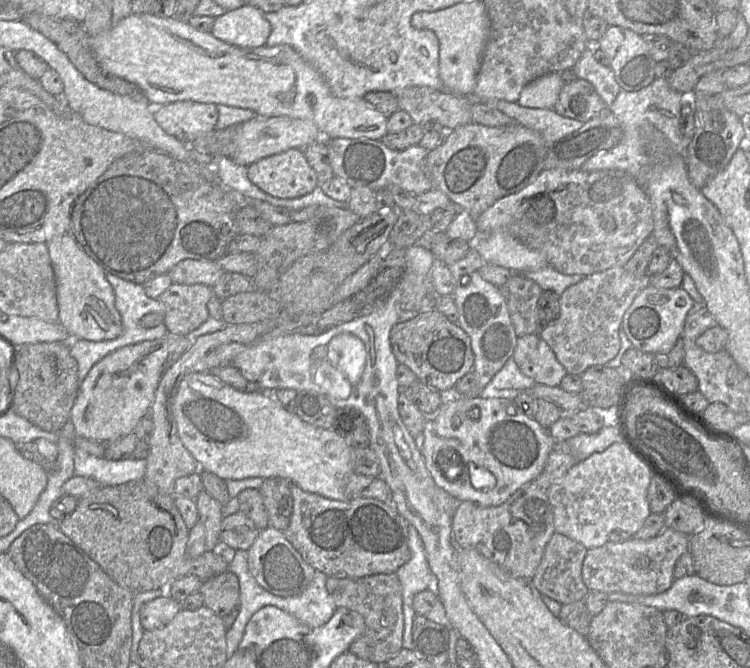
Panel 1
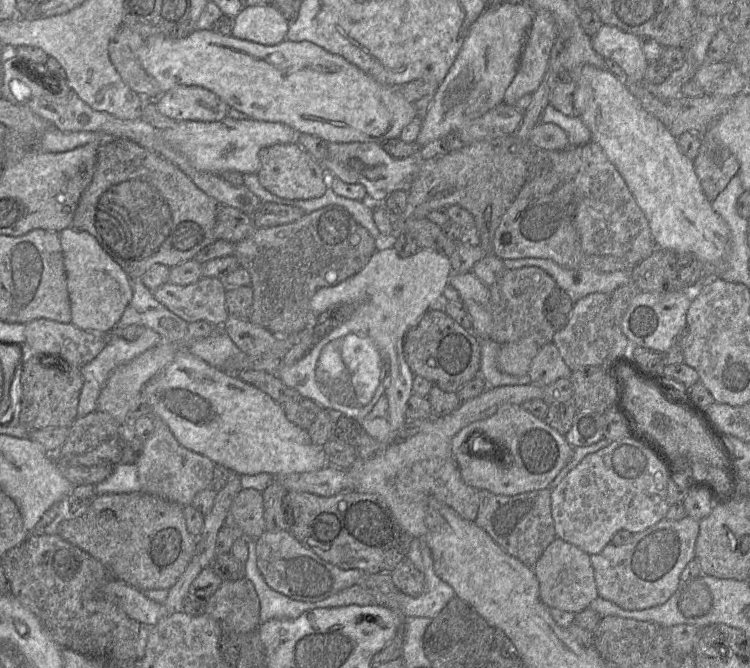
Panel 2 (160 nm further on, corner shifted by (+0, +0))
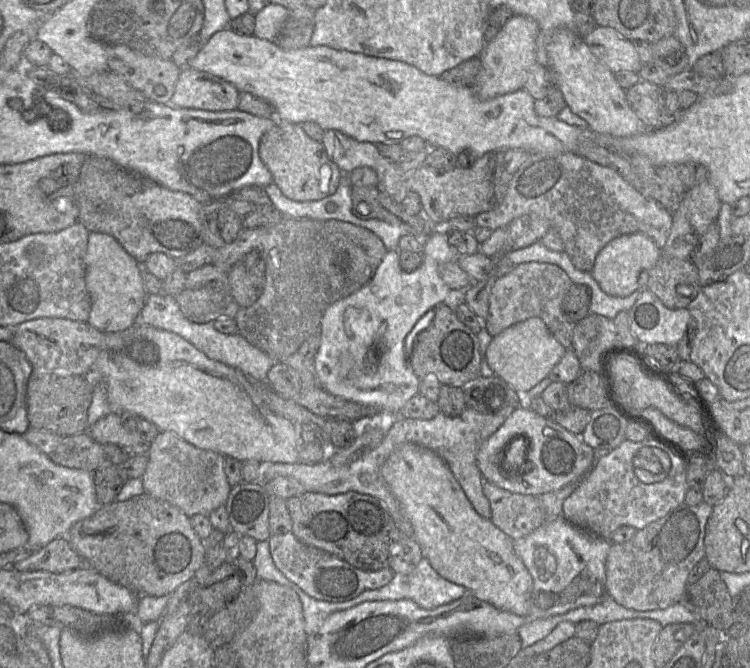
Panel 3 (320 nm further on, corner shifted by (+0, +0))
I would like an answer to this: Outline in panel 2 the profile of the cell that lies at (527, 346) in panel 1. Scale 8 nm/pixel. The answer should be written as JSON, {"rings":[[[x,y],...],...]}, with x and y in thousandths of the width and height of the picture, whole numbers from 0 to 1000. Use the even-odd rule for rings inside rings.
{"rings":[[[729,513],[719,521],[704,555],[707,573],[720,578],[731,578],[747,566],[760,567],[761,560],[761,552],[739,513]]]}

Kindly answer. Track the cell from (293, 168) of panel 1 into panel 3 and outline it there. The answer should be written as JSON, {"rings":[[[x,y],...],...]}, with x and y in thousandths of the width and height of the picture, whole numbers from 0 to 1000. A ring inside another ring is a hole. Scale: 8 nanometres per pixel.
{"rings":[[[364,180],[367,189],[345,214],[345,234],[367,275],[383,296],[397,301],[424,301],[447,289],[460,263],[440,240],[428,213],[415,208],[399,186]]]}

